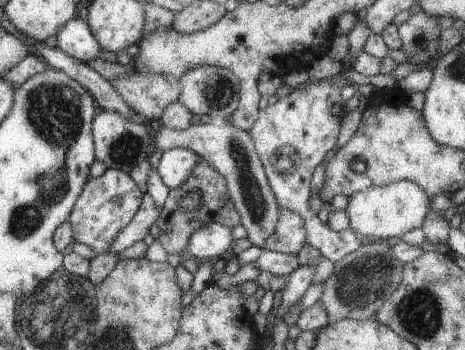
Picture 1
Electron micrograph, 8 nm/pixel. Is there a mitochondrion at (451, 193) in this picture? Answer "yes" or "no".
no

